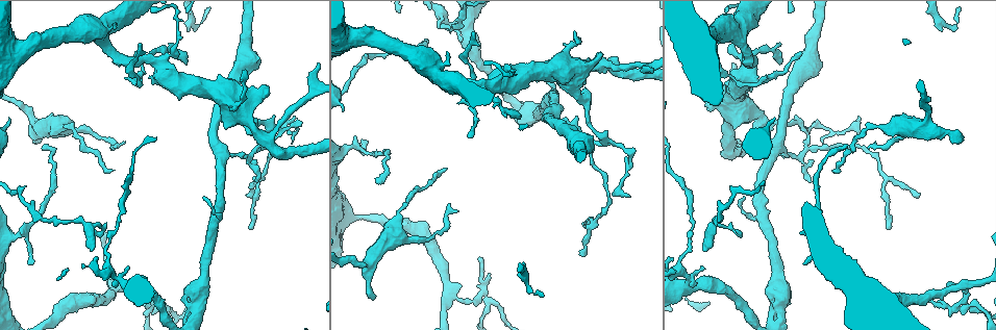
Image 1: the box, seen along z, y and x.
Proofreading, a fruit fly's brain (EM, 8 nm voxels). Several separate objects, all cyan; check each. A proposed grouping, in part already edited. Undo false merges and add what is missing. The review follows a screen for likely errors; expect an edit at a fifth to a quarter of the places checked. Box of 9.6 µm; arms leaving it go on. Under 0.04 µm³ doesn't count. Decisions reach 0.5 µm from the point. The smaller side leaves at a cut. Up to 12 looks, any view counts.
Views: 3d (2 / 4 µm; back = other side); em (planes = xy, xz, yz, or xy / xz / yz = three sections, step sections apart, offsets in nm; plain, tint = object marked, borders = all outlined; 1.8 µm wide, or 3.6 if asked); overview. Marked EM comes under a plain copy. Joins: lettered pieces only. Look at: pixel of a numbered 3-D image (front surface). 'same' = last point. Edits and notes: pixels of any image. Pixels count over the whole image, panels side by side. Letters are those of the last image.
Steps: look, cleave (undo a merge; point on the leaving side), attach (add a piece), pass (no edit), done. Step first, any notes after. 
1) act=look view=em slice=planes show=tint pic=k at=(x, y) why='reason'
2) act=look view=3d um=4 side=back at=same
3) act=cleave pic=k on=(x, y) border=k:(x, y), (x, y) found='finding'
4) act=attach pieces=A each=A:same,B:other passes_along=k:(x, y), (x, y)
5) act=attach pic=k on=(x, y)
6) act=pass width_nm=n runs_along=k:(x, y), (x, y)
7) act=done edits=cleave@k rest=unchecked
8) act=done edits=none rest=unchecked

act=look view=3d um=2 pic=1 at=(123, 141) why='free end'

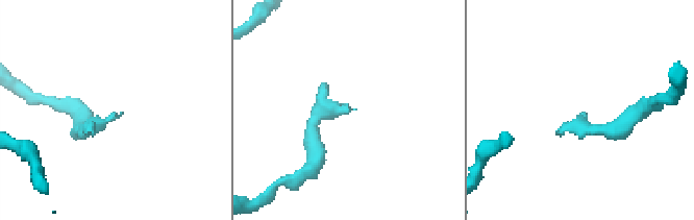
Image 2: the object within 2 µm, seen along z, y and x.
act=look view=em slice=planes show=borders pic=2 at=(581, 112)

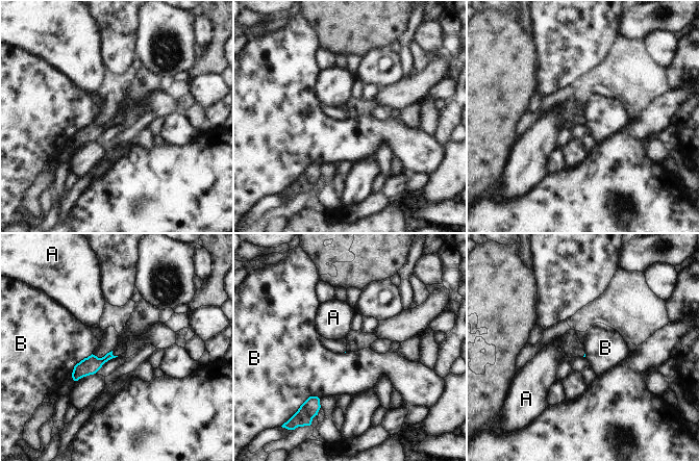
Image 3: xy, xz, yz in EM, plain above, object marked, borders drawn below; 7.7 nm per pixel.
act=pass each=A:other,B:other border=3:(92, 353), (74, 366), (71, 376) found='none of them fits'

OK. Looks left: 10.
act=look view=em slice=planes show=borders pic=1 at=(373, 298) why='free end'

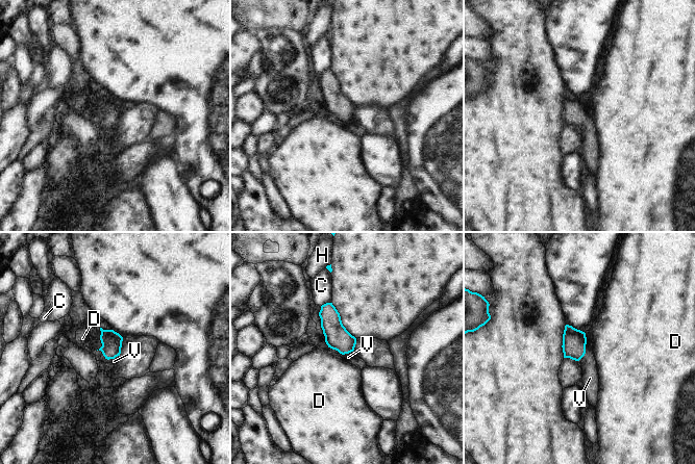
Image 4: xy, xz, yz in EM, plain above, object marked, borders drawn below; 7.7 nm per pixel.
act=attach pieces=V each=C:other,D:other,H:other,V:same found='the neuron continues'

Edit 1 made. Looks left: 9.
act=look view=em slice=planes show=borders pic=1 at=(584, 224) why='thin end'

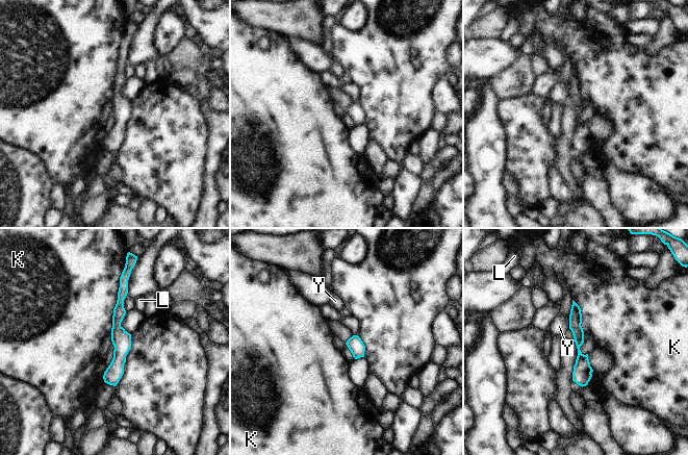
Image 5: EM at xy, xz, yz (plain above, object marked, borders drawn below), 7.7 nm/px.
act=pass width_nm=120 longest_contact=K:480nm each=K:other,L:other,Y:other found='none of them fits'

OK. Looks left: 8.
act=look view=em um=3.6 slice=planes show=tint pic=1 at=(689, 289) why='small branch off a trunk'

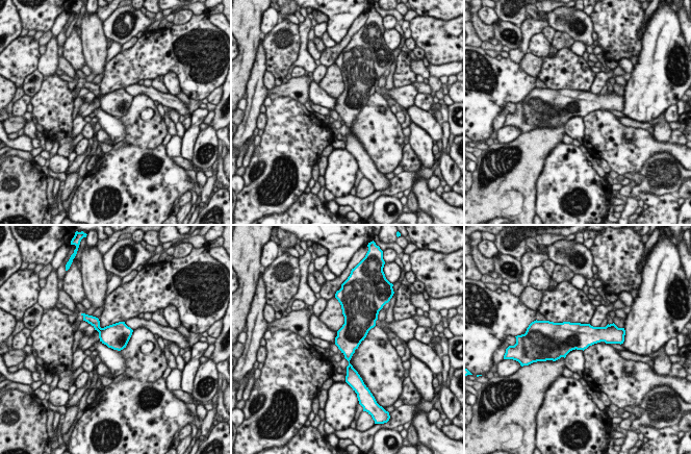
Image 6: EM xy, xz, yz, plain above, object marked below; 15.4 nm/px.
act=look view=em um=3.6 slice=planes show=borders at=same why='see the neighbours'

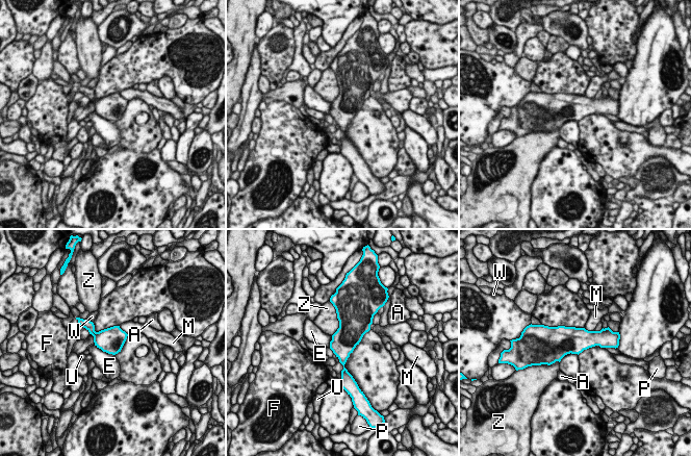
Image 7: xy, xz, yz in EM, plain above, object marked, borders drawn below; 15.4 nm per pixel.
act=pass each=A:other,E:other,F:other,M:other,P:other,U:other,W:other,Z:other border=7:(94, 344), (103, 351), (113, 355) found='all the same neuron'

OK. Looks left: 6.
act=look view=3d um=4 pic=1 at=(203, 198) why='an open end'

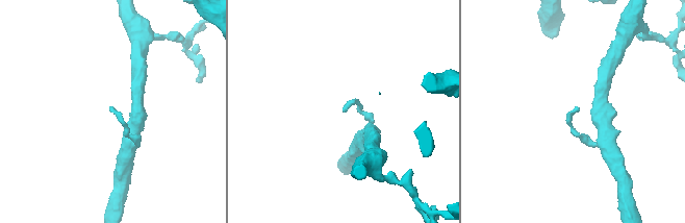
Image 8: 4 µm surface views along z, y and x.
act=look view=em slice=planes show=borders pic=8 at=(111, 108)

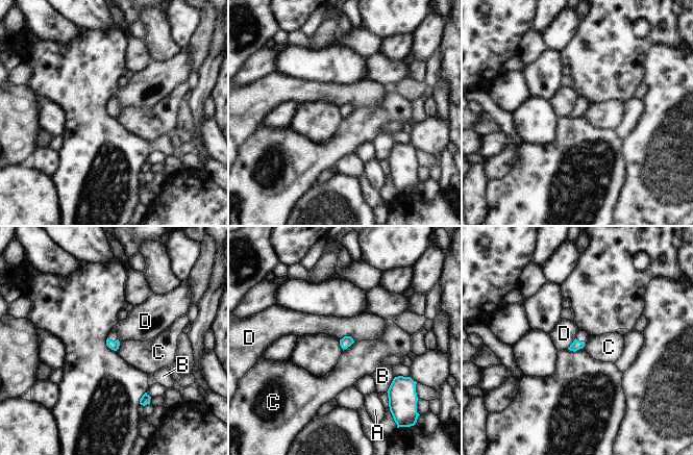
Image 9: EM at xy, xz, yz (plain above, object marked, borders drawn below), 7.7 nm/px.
act=pass each=A:other,B:other,C:other,D:other border=9:(354, 342), (343, 350) found='no lettered piece goes on from it'

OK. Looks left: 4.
act=done edits=attach@4 rest=unchecked

